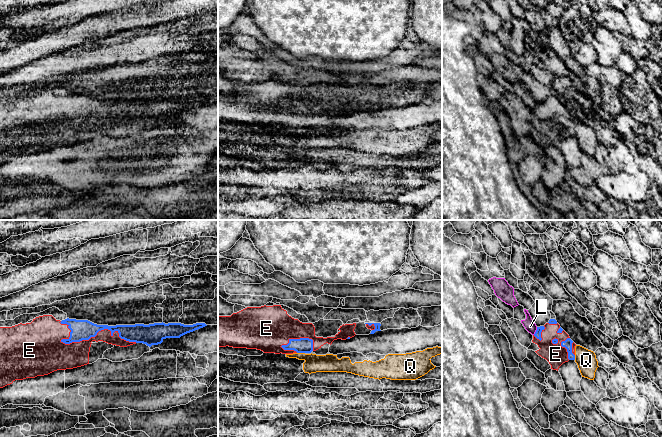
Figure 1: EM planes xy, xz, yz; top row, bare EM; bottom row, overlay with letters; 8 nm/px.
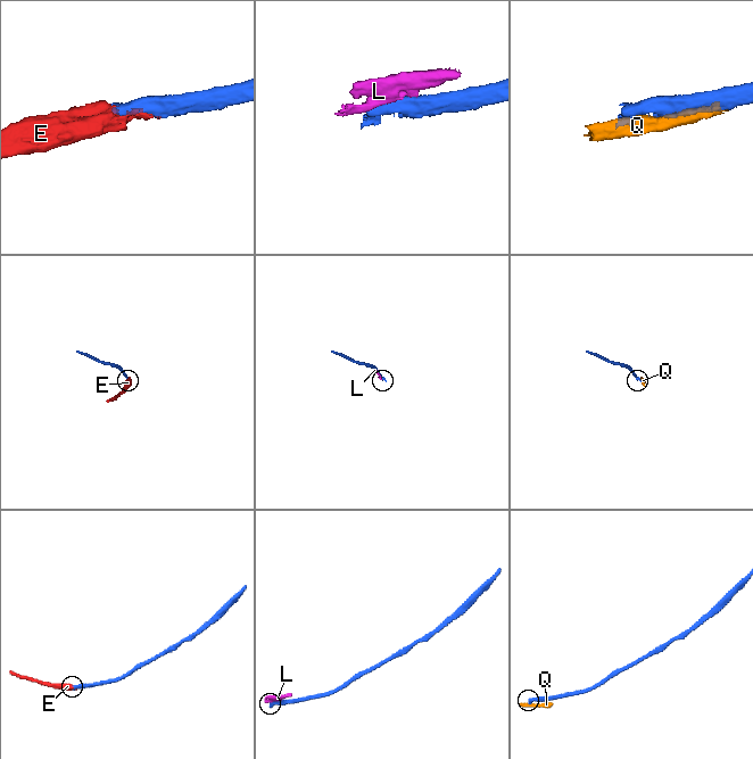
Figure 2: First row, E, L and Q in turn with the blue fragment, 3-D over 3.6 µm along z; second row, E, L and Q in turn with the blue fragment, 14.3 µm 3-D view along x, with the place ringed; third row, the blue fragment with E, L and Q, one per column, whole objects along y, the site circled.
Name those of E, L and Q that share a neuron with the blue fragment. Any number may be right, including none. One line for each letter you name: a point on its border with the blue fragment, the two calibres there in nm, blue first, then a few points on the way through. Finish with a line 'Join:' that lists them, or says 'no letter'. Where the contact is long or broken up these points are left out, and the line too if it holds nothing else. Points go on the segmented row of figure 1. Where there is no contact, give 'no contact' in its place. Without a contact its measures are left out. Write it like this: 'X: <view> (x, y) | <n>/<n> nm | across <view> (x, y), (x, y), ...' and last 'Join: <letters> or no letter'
E: xy (86, 339) | 160/220 nm
Join: E

